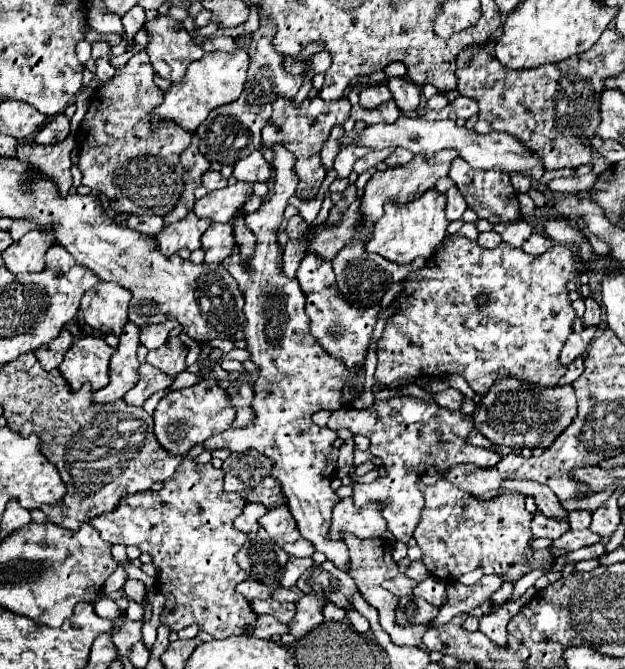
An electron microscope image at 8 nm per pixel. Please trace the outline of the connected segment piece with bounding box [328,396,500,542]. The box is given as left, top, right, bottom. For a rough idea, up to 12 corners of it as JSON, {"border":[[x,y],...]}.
{"border":[[410,396],[332,412],[328,428],[370,438],[386,474],[352,484],[356,506],[384,502],[408,542],[428,468],[490,468],[470,416]]}

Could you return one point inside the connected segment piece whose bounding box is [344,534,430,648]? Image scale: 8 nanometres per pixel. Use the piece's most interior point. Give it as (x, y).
(371, 562)

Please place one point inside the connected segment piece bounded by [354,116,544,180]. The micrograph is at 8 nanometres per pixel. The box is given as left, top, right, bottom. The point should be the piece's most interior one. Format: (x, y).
(483, 151)

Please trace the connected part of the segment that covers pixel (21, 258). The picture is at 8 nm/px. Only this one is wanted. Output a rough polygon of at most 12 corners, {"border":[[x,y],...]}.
{"border":[[26,232],[2,254],[10,272],[42,272],[48,234]]}

